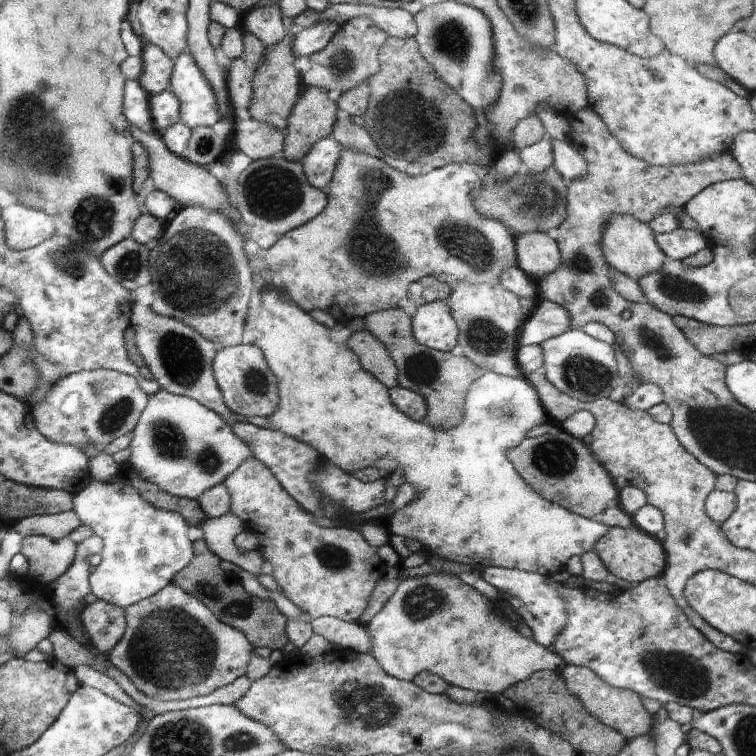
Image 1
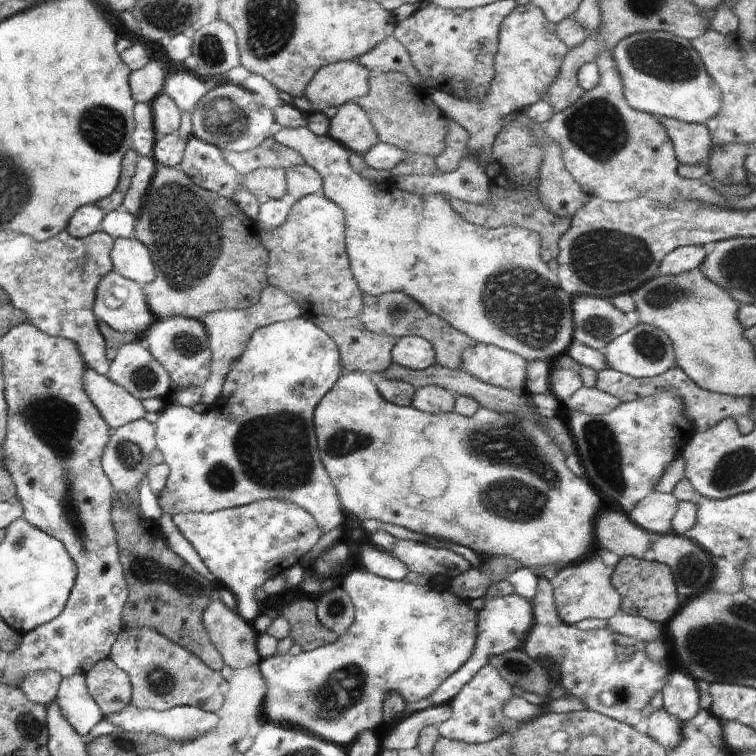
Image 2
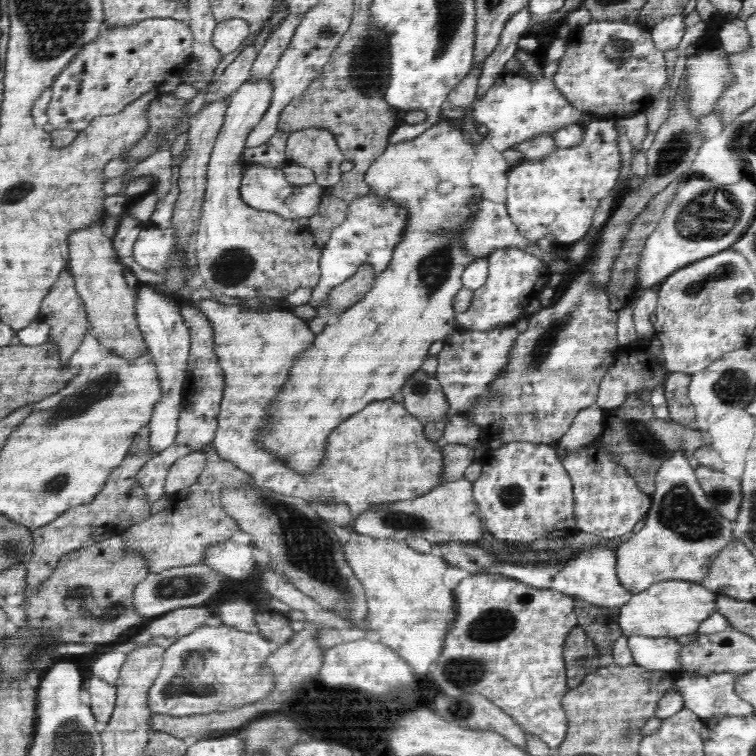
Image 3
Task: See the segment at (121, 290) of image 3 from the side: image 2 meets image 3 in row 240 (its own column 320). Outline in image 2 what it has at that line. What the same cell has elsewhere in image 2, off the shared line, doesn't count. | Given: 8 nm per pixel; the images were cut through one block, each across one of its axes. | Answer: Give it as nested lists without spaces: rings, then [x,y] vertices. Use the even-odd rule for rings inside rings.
[[[357,60],[324,65],[308,83],[304,97],[316,113],[322,113],[328,107],[336,108],[368,94],[369,78]]]

